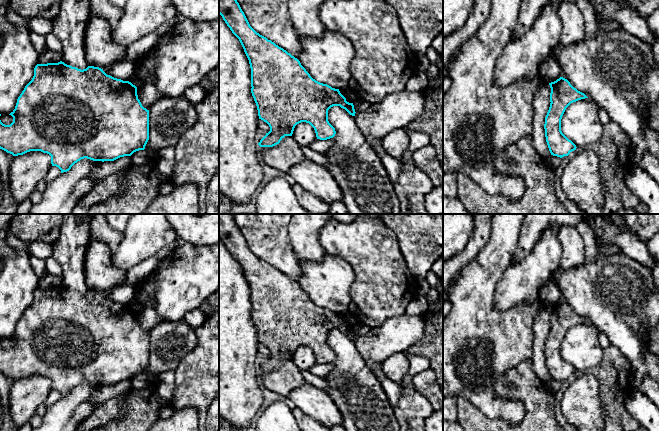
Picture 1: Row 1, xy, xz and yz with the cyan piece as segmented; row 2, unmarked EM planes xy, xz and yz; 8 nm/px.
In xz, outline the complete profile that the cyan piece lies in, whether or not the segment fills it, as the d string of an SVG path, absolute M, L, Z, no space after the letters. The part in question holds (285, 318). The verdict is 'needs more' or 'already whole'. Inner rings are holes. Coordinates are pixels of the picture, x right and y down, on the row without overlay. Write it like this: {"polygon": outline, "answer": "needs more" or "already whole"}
{"polygon": "M219 214L219 238L239 263L251 292L251 317L257 330L259 343L266 346L270 355L260 364L260 371L273 371L280 367L285 360L292 360L294 352L301 346L309 347L315 354L317 363L327 364L336 358L335 352L328 345L328 334L333 330L340 330L350 339L355 340L353 327L346 325L339 313L313 303L300 285L271 264L257 257L249 248L244 236L237 226L232 214Z", "answer": "already whole"}

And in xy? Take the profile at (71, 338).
{"polygon": "M62 285L37 288L32 304L25 310L9 339L13 341L10 349L0 344L0 373L13 380L30 375L47 377L51 380L52 390L58 391L61 397L69 395L84 382L104 386L131 380L136 375L144 374L149 364L149 334L138 323L137 311L94 290L81 294Z", "answer": "already whole"}

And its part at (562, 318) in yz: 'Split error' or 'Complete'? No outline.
Complete

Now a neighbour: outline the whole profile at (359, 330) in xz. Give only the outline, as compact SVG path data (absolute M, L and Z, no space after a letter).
M356 323L353 329L355 336L358 337L365 335L370 330L370 327Z

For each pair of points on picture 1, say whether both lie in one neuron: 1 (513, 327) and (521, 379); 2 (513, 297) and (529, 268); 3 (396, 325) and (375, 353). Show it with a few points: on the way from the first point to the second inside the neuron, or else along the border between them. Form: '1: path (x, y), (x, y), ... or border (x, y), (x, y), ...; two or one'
1: border (530, 358), (520, 361), (499, 376); two
2: path (513, 290), (525, 275); one
3: path (393, 332), (379, 346); one

